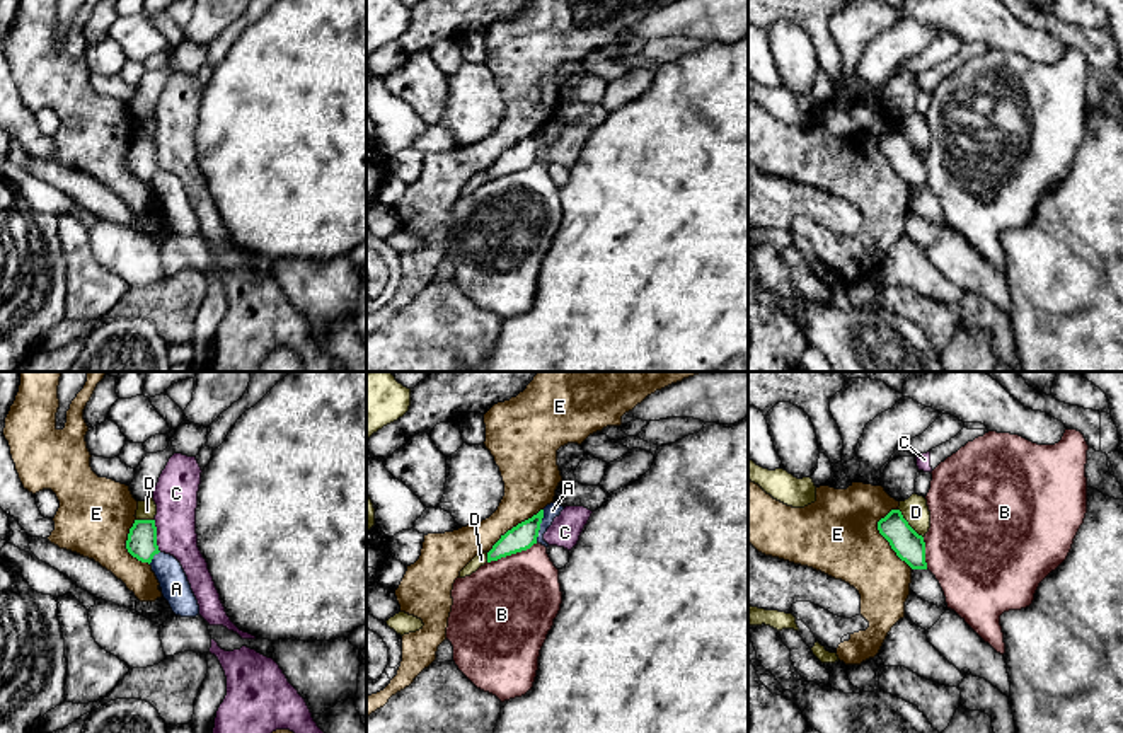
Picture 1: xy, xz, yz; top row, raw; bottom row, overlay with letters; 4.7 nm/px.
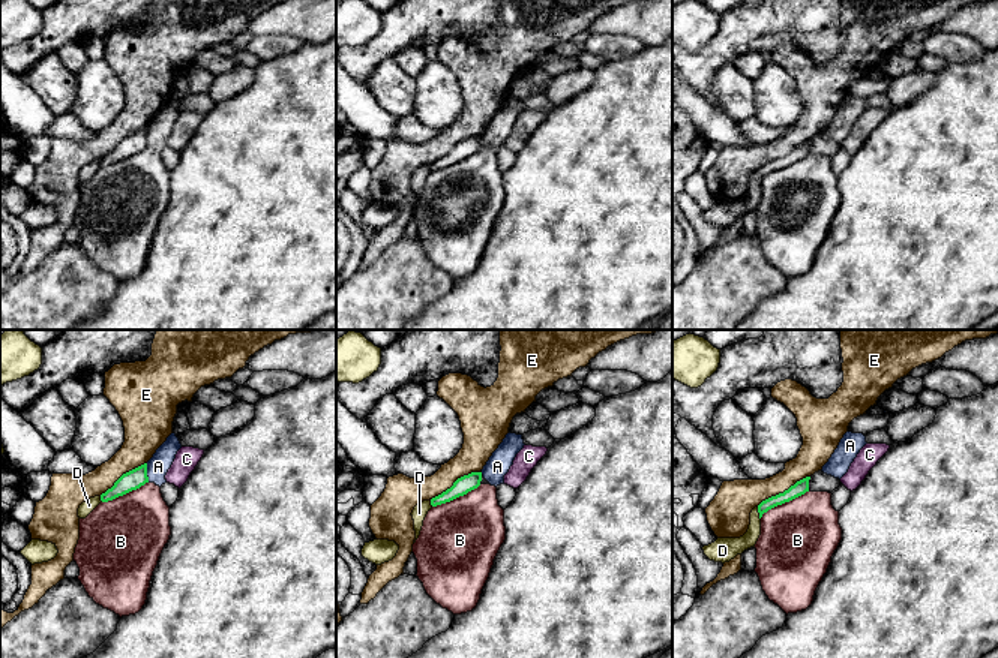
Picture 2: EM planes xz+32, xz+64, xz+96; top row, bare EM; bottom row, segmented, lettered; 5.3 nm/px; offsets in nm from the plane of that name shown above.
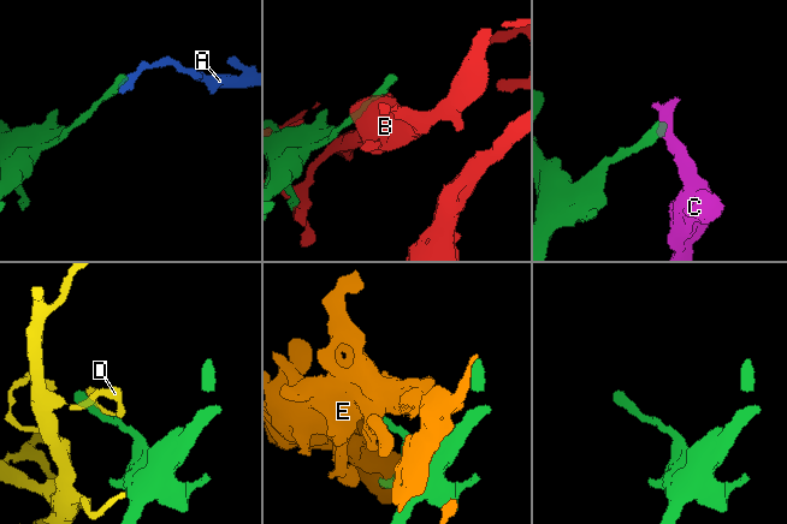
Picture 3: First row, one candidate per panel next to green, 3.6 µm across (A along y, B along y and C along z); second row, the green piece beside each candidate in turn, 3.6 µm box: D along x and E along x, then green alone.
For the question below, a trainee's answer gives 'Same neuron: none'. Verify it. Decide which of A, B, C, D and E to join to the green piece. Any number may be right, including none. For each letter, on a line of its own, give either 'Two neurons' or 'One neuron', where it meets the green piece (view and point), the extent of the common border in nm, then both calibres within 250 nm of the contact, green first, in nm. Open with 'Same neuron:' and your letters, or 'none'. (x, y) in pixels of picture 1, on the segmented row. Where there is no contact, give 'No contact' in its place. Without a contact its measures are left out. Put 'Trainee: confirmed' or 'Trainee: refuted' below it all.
Same neuron: none
A: Two neurons. Touches green at xz (539, 525). Shared border 160 nm. Thickness 120 nm (green) against 70 nm
B: Two neurons. Touches green at xz (512, 553). Shared border 260 nm. Thickness 120 nm (green) against 440 nm
C: Two neurons. Touches green at xy (155, 536). Shared border 160 nm. Thickness 140 nm (green) against 200 nm
D: Two neurons. Touches green at yz (907, 524). Shared border 180 nm. Thickness 140 nm (green) against 120 nm
E: Two neurons. Touches green at yz (885, 537). Shared border 300 nm. Thickness 140 nm (green) against 380 nm
Trainee: confirmed

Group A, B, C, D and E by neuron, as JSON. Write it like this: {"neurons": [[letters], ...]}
{"neurons": [["A", "B"], ["C"], ["D"], ["E"]]}

